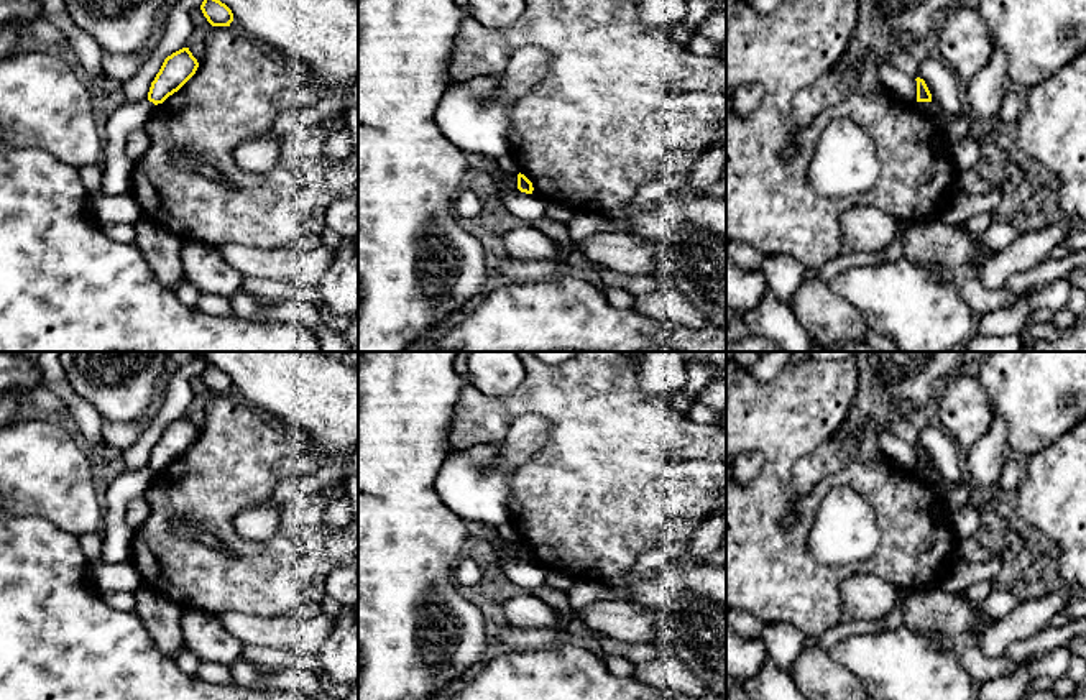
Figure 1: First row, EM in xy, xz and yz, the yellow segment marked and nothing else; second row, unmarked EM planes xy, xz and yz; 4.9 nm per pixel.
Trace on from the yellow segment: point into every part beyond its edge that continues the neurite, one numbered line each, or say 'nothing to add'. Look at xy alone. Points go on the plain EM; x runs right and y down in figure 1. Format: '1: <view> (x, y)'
nothing to add

